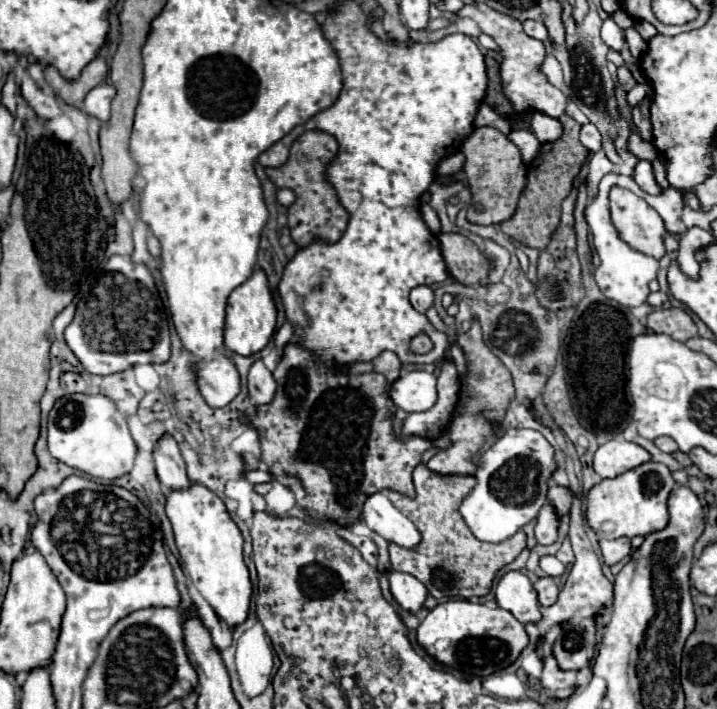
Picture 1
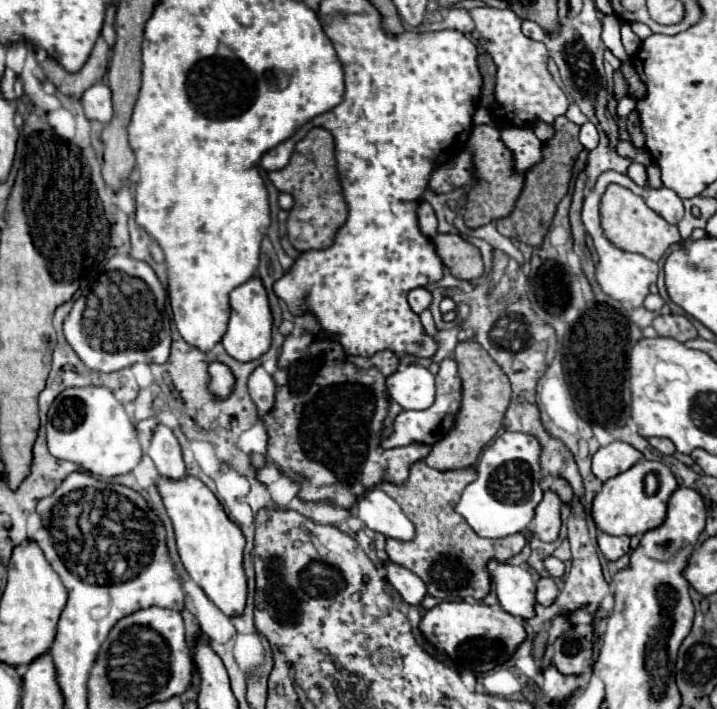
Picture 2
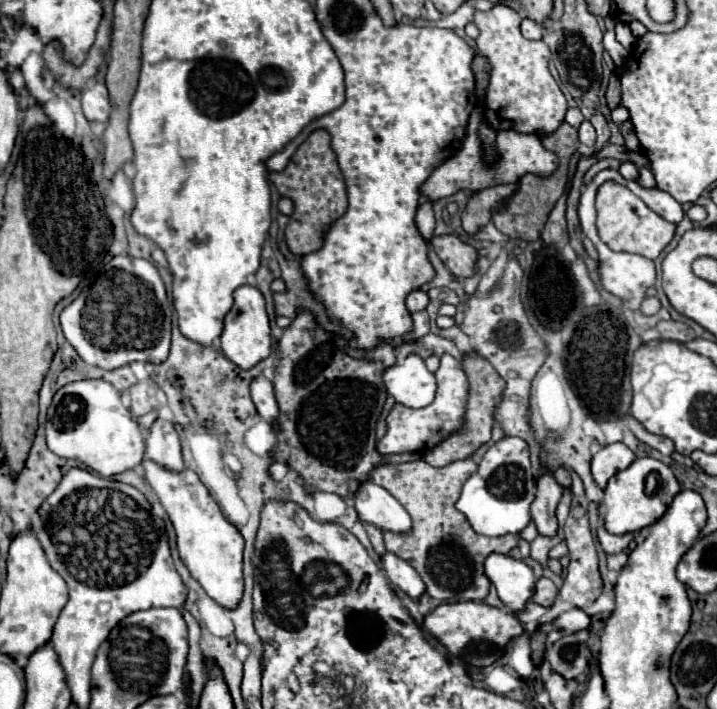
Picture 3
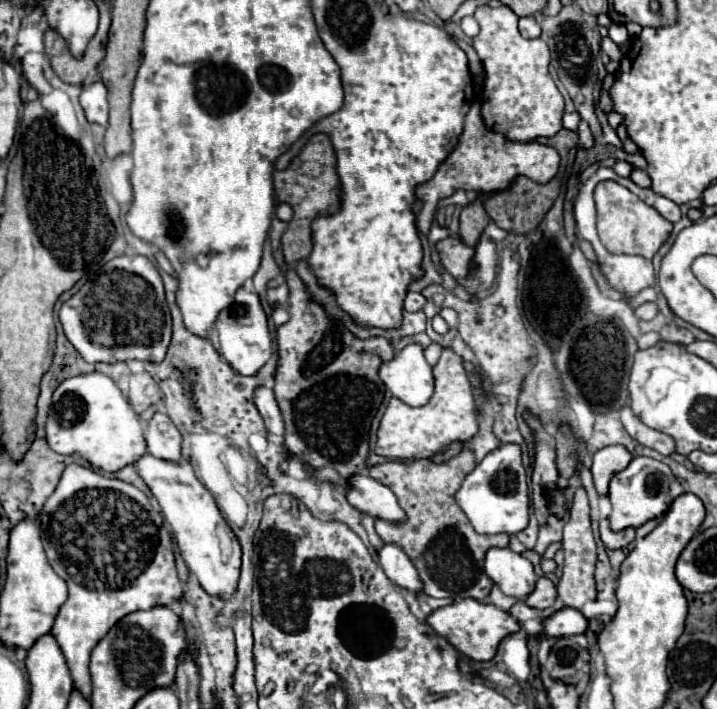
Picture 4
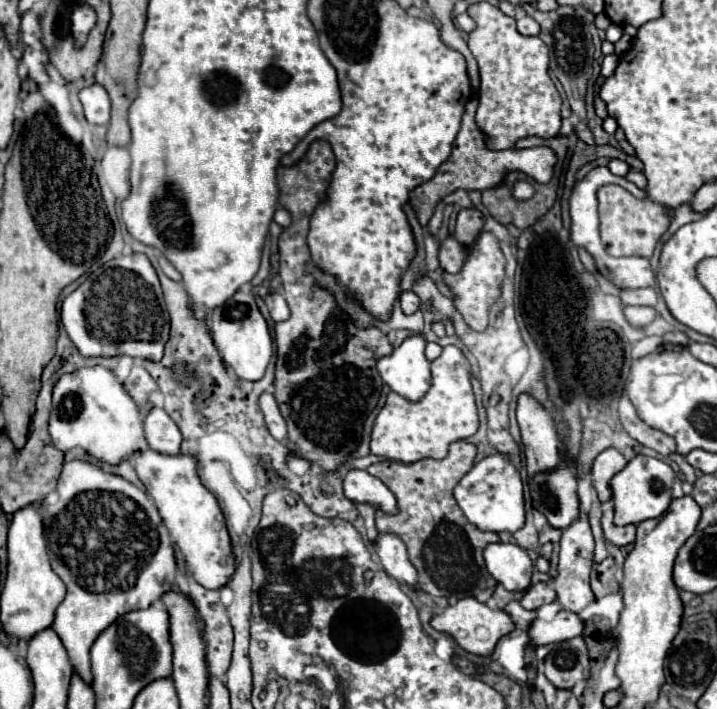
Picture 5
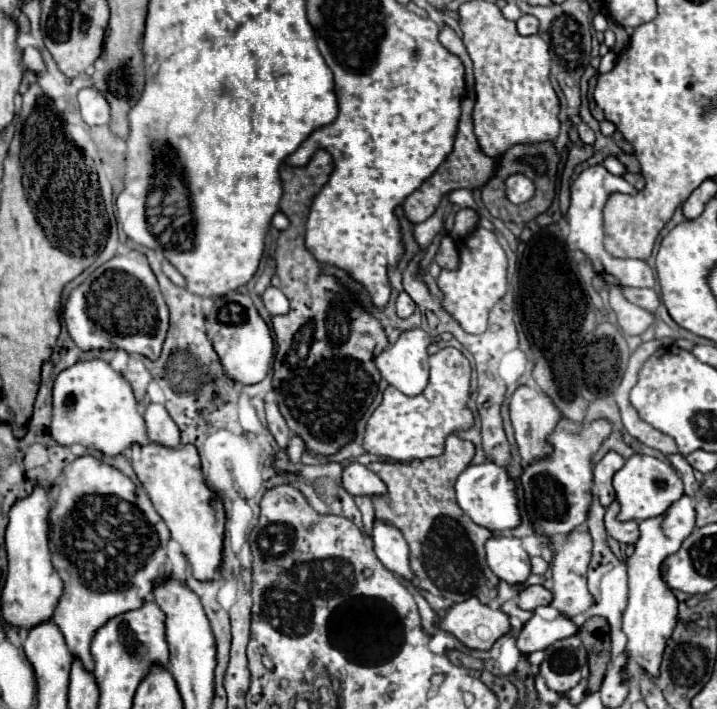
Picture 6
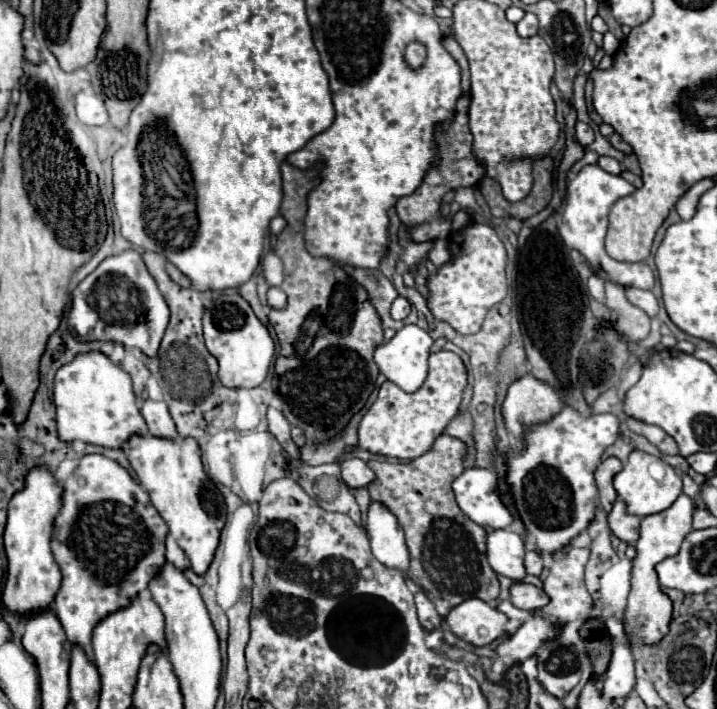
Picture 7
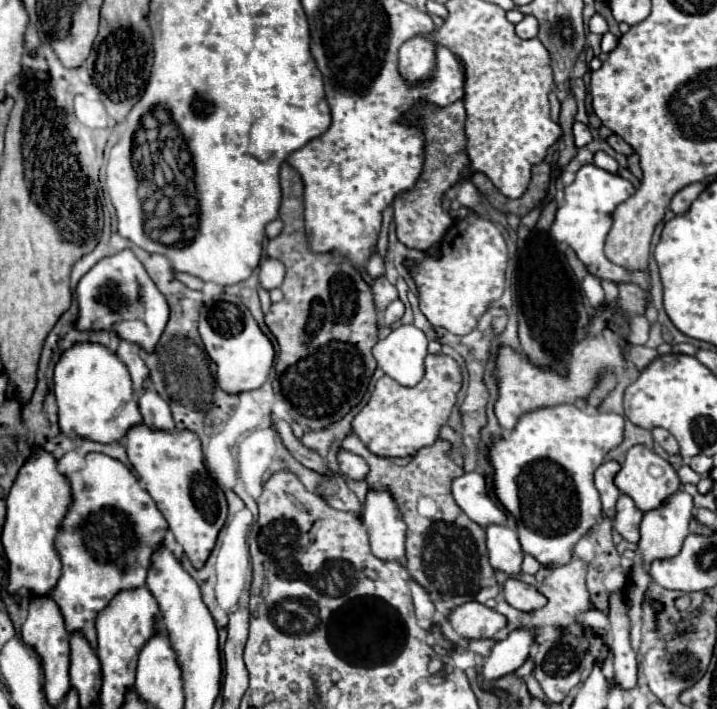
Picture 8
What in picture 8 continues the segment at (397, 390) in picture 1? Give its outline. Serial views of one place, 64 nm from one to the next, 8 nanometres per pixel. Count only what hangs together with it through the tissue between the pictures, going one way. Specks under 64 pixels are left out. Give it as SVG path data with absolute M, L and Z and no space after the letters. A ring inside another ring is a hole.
M402 324L396 330L392 330L388 338L380 340L372 348L372 354L374 354L378 366L384 370L386 376L394 378L398 384L402 384L406 388L412 388L424 378L424 358L428 356L428 338L414 324L406 324L406 326Z

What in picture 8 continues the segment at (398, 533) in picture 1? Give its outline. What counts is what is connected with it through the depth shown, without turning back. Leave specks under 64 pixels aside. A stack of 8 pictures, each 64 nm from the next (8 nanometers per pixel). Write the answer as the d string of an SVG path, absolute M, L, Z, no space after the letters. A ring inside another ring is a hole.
M340 450L340 454L338 454L338 462L340 462L340 474L350 480L364 480L366 474L370 472L370 468L362 456L356 456L356 454L350 454L344 450Z

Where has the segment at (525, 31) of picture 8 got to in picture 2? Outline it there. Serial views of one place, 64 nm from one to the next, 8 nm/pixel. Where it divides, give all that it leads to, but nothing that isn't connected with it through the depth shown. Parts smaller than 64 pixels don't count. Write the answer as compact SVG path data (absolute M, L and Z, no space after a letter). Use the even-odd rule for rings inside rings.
M524 20L524 24L522 24L522 32L524 32L528 38L532 38L532 40L540 40L540 42L546 40L546 32L544 32L544 28L542 28L540 24L532 22L532 20Z

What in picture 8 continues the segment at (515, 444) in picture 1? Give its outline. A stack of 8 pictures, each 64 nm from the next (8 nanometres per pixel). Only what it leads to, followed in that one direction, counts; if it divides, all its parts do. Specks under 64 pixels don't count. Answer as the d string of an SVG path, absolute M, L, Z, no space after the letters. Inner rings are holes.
M464 472L452 482L452 494L464 514L476 524L488 528L492 524L504 524L506 512L488 496L486 476L480 472Z

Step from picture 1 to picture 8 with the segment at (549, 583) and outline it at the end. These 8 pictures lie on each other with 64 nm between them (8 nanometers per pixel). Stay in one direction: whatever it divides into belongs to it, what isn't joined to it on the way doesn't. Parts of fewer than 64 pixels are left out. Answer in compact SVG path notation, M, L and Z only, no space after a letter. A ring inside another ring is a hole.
M510 578L504 584L504 598L506 598L506 602L510 606L514 606L516 610L522 610L522 612L538 610L548 602L544 598L544 594L540 594L534 586L524 584L524 582L516 580L516 578Z

